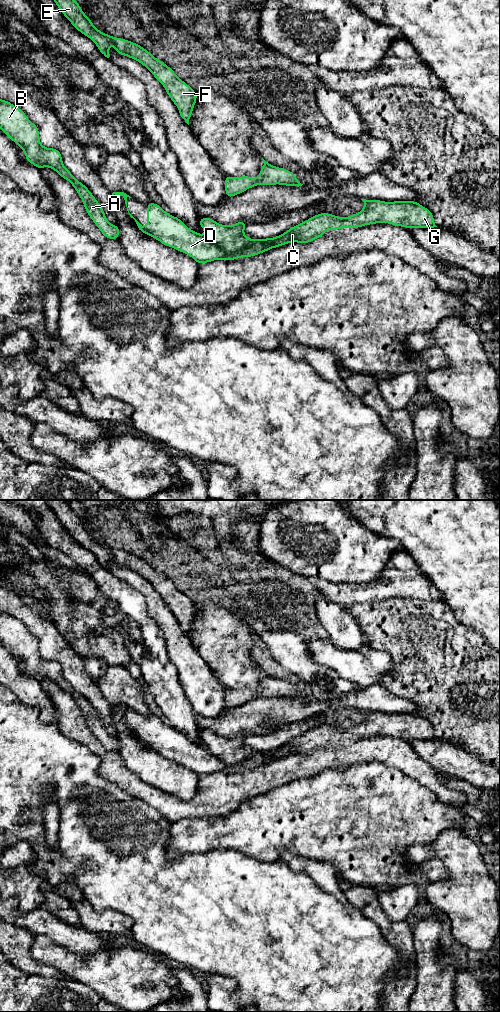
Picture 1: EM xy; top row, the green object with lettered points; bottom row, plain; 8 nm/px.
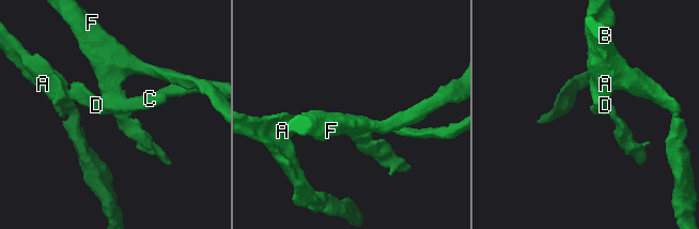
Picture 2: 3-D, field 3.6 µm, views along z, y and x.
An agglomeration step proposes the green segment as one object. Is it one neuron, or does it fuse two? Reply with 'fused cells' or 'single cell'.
fused cells

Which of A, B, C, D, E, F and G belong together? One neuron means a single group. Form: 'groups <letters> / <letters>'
groups A B C D G / E F

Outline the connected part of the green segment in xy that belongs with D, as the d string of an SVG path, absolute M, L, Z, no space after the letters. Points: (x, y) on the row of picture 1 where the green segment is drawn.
M361 199L364 202L364 208L356 214L348 217L340 218L337 215L329 213L317 214L306 221L288 229L280 236L265 239L250 239L250 245L245 249L235 252L226 253L222 248L215 245L206 236L201 235L194 230L189 229L182 220L165 212L161 206L153 202L147 205L147 226L143 227L130 213L130 217L133 218L139 228L139 230L160 241L163 245L172 247L182 253L185 253L192 257L199 265L208 263L214 260L235 260L242 257L252 257L263 252L266 252L272 248L286 245L291 242L297 242L301 244L309 243L317 238L323 237L325 230L338 230L340 228L360 228L365 225L371 225L376 223L388 223L400 227L408 228L434 228L437 227L434 222L432 212L423 207L421 204L415 201L393 201L385 202L381 200L366 200Z

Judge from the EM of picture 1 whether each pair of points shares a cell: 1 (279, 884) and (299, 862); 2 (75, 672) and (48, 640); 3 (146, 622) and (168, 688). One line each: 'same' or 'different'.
1: different
2: same
3: same

